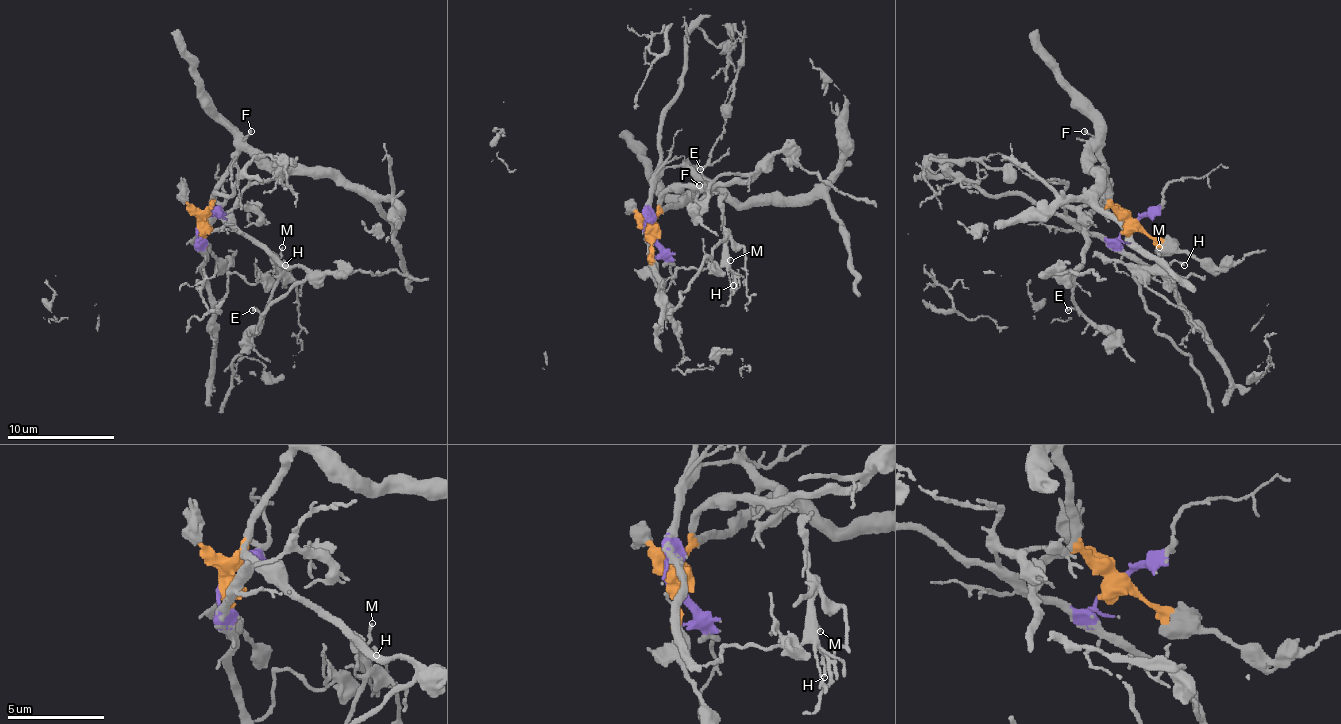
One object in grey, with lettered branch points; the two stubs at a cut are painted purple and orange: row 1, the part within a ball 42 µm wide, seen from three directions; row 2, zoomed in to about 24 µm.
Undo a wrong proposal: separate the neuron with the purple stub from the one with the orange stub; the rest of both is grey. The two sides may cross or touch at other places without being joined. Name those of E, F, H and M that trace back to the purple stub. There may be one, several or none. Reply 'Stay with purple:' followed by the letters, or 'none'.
Stay with purple: H, M

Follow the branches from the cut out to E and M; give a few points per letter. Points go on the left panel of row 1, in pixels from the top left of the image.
E: (200, 225), (200, 219), (217, 209), (284, 263), (306, 271), (300, 281), (262, 314), (254, 308), (252, 311)
M: (200, 225), (203, 279), (217, 300), (225, 295), (230, 273), (257, 284), (279, 263), (281, 246)

